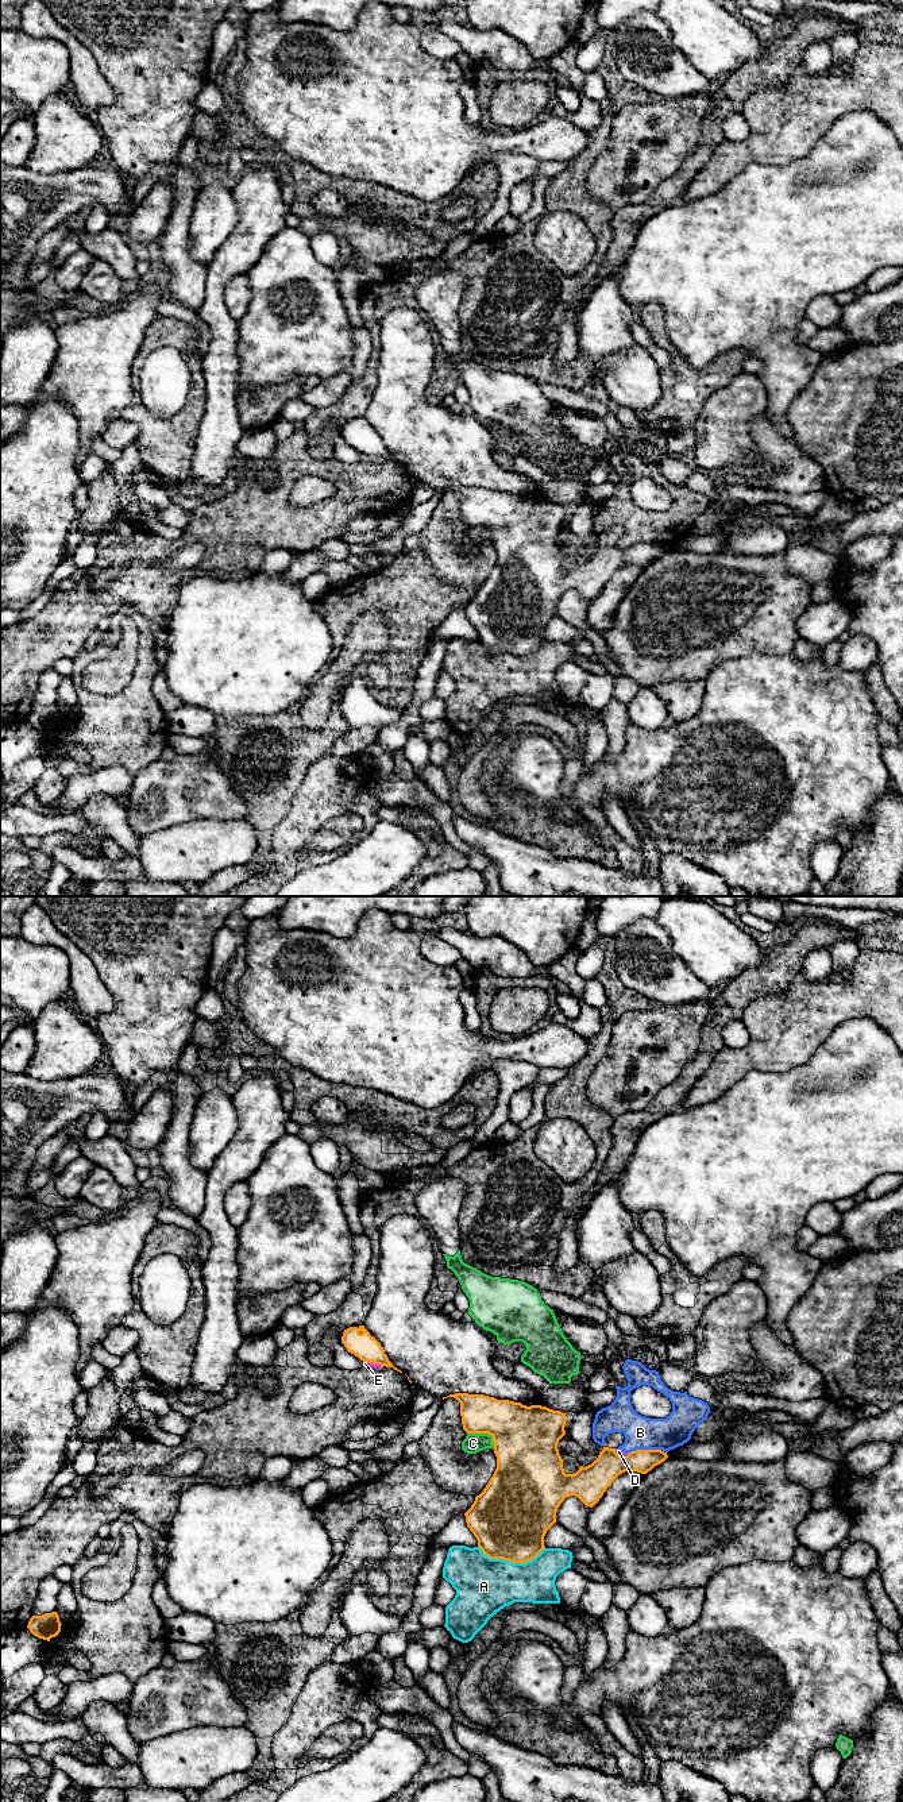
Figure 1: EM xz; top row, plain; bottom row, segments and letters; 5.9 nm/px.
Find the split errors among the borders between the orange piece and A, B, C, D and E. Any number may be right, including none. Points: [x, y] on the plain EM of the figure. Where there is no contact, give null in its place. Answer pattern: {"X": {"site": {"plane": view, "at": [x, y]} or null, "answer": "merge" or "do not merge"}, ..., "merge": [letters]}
{"A": {"site": {"plane": "xz", "at": [510, 653]}, "answer": "do not merge"}, "B": {"site": {"plane": "xz", "at": [644, 543]}, "answer": "do not merge"}, "C": {"site": {"plane": "xz", "at": [486, 525]}, "answer": "do not merge"}, "D": {"site": {"plane": "xz", "at": [620, 550]}, "answer": "do not merge"}, "E": {"site": {"plane": "xz", "at": [373, 455]}, "answer": "do not merge"}, "merge": []}

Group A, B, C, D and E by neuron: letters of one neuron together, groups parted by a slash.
A / B D / C / E

